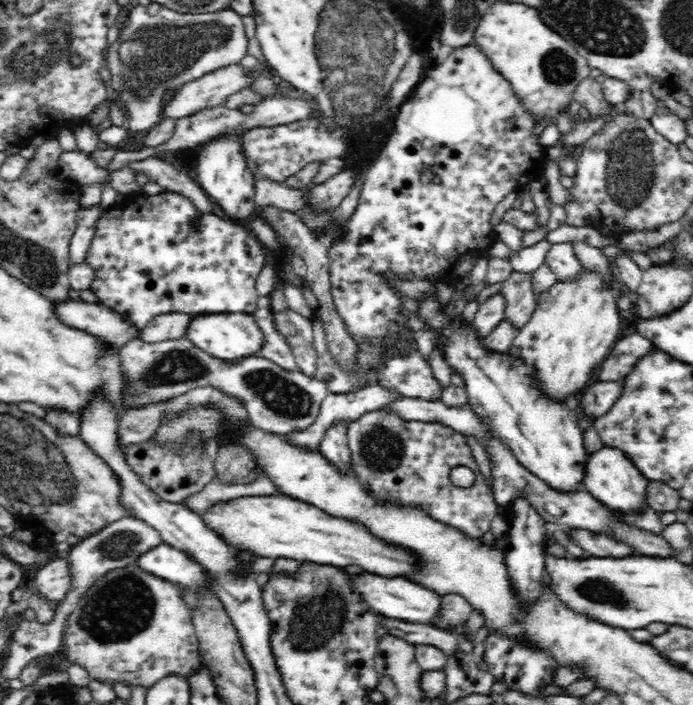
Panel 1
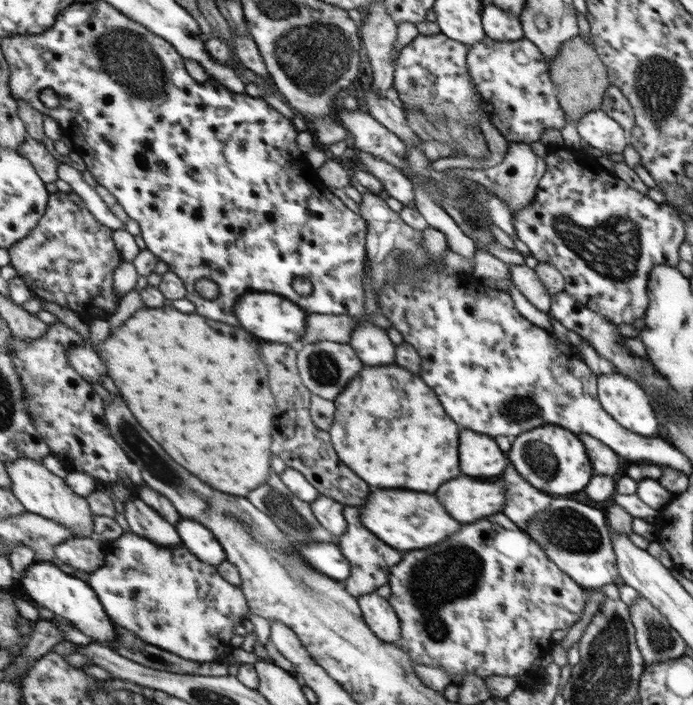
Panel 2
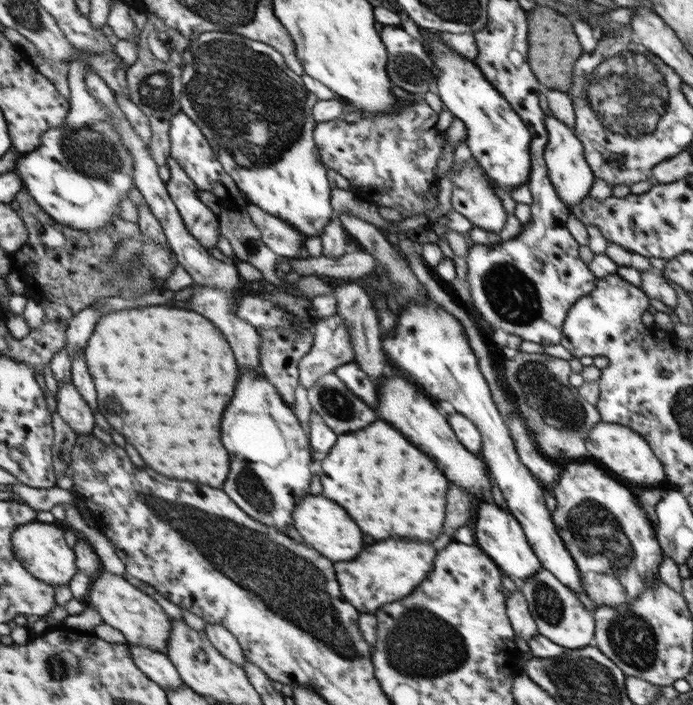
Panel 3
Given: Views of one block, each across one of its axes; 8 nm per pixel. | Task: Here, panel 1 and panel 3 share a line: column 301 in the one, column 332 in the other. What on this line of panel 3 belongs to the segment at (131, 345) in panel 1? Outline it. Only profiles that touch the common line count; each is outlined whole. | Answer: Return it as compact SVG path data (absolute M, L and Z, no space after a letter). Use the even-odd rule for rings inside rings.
M334 372L308 387L307 396L312 412L320 414L337 435L366 428L379 419L379 413L354 395Z

